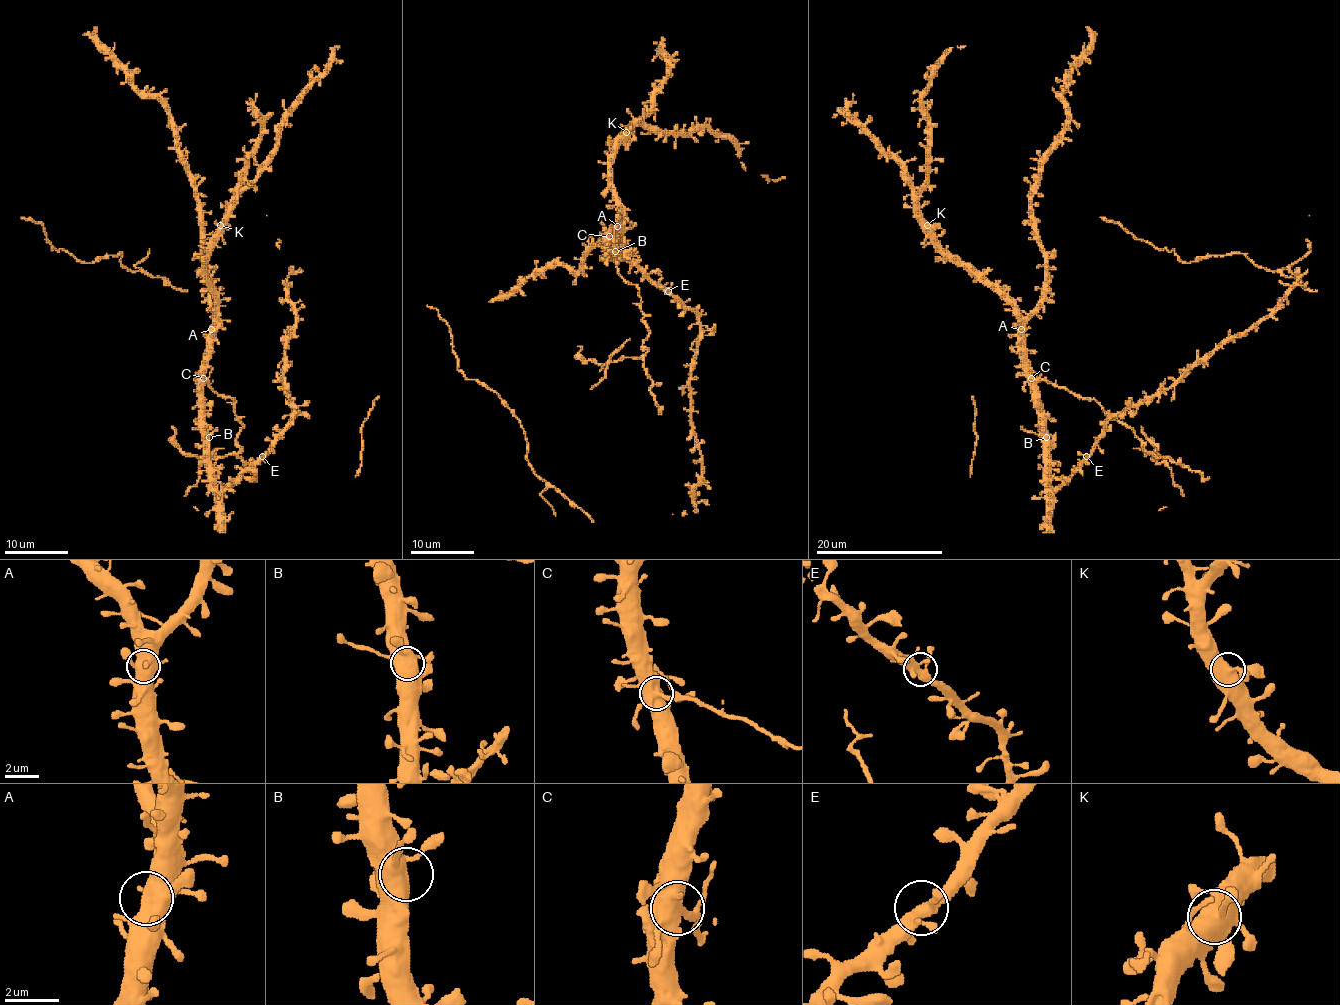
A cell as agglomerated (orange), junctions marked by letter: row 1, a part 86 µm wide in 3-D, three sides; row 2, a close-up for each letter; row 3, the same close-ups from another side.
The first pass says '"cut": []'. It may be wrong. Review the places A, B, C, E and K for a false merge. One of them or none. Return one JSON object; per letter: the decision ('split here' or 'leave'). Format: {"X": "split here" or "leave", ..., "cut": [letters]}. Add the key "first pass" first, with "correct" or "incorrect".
{"first pass": "incorrect", "A": "leave", "B": "leave", "C": "split here", "E": "leave", "K": "leave", "cut": ["C"]}

